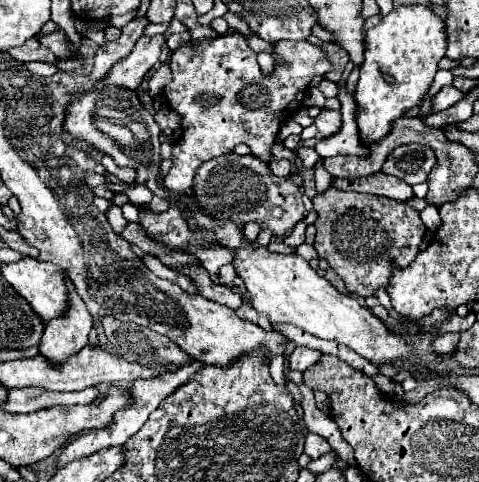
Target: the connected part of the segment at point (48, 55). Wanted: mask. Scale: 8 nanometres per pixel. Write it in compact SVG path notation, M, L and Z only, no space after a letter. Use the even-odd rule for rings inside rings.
M31 38L22 46L12 48L10 54L20 60L20 62L48 62L48 64L56 64L60 58L56 58L52 52L42 46L36 38Z

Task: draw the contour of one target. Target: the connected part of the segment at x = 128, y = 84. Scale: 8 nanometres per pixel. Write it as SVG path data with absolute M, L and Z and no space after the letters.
M142 36L136 42L134 50L124 60L112 66L112 70L106 76L108 82L114 82L130 90L138 90L148 70L152 70L158 64L164 44L166 44L164 36L152 36L152 38Z

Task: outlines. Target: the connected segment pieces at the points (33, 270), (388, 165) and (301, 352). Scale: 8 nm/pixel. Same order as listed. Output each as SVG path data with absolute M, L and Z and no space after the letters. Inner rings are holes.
M22 258L12 264L2 264L2 274L8 284L32 306L32 310L40 316L42 324L48 324L54 318L60 318L68 310L68 288L66 278L60 266L52 266L50 262L38 262L32 258Z
M404 144L392 150L392 154L382 166L382 172L396 176L406 184L414 186L428 180L428 174L434 168L434 164L436 164L436 156L430 146Z
M294 348L290 354L288 354L288 362L290 362L290 368L292 370L300 370L304 372L306 368L310 368L314 362L318 362L322 356L322 352L318 350L312 350L312 348Z

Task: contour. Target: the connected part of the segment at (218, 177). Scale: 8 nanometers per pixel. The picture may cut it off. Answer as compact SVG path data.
M232 152L204 162L196 172L190 192L196 196L196 202L200 202L200 208L208 210L216 218L232 218L240 226L258 222L262 228L270 228L274 234L286 234L296 226L304 212L300 180L300 174L278 178L260 158L254 158L252 154L238 156Z

